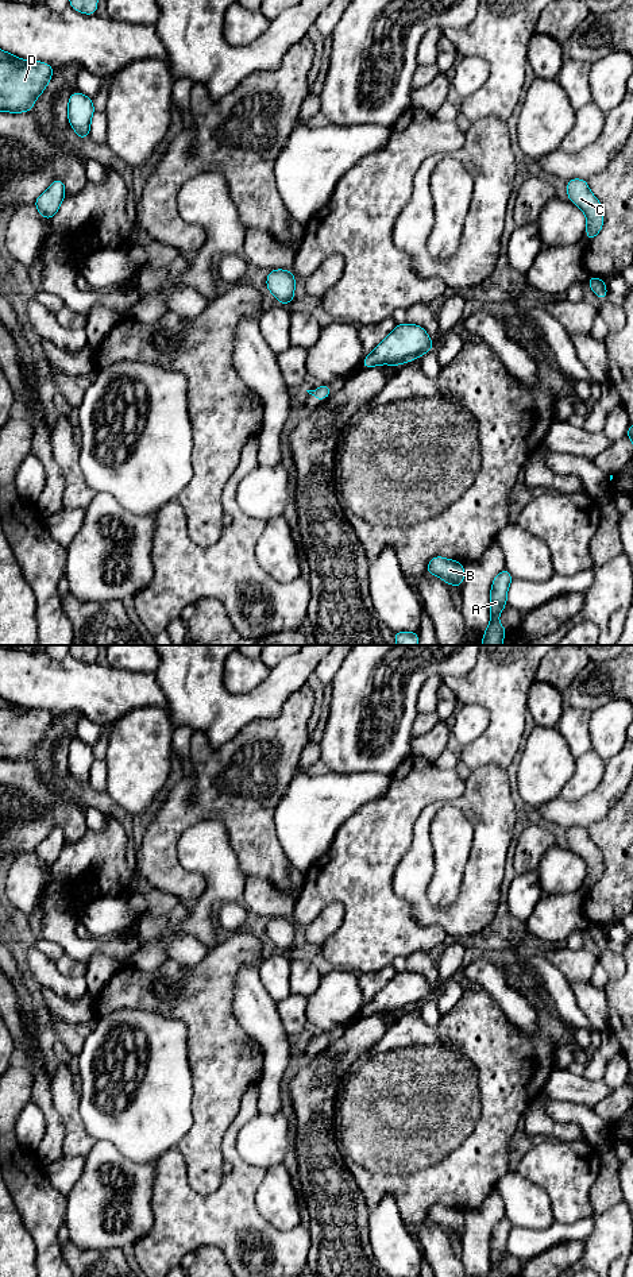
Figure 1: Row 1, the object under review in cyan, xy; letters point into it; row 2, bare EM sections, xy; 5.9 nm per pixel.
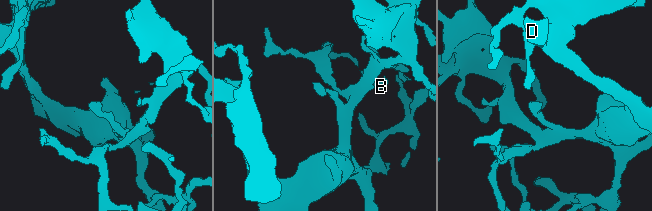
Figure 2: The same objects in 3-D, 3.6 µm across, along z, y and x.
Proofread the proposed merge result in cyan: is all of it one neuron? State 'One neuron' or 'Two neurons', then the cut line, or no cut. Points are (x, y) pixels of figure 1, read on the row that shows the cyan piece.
One neuron. No split

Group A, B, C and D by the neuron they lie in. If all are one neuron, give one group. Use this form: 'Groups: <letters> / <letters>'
Groups: A B C D

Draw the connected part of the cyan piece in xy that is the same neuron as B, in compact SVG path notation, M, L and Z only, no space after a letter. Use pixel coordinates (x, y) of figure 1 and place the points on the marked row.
M435 556L426 566L426 574L439 576L449 586L453 585L462 587L464 580L464 566L463 563L443 556Z

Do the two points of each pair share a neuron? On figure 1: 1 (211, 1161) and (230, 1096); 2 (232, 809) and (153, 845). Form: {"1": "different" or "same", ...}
{"1": "same", "2": "same"}

